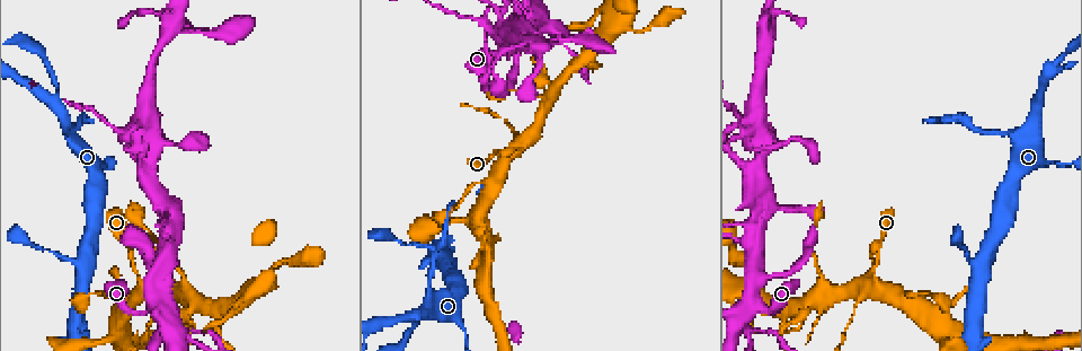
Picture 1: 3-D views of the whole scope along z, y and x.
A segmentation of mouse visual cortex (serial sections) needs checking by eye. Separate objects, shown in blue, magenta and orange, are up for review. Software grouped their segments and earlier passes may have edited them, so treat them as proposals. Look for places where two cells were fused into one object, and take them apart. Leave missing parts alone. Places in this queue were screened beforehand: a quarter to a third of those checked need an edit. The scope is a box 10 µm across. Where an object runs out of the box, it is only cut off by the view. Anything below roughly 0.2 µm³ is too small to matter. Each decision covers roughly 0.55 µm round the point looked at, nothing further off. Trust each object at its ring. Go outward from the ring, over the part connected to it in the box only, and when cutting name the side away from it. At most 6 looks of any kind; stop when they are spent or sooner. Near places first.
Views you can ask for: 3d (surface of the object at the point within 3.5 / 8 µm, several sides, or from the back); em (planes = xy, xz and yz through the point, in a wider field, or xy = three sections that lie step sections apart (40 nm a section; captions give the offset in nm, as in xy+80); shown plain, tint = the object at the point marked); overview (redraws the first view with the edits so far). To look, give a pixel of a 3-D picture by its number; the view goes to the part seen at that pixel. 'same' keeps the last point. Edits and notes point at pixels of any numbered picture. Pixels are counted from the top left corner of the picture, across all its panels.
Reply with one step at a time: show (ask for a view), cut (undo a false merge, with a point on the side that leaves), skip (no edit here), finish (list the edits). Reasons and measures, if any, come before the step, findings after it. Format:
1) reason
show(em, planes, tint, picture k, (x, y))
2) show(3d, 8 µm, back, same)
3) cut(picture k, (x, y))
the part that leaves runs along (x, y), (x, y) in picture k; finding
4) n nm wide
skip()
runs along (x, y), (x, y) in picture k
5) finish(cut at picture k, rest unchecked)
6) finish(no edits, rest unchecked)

sudden change in width
show(3d, 8 µm, picture 1, (517, 134))

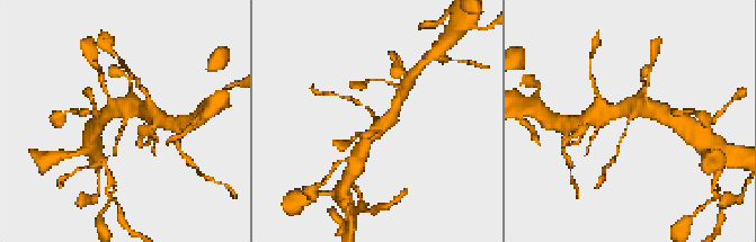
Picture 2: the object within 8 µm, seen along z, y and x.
show(em, planes, tint, same)

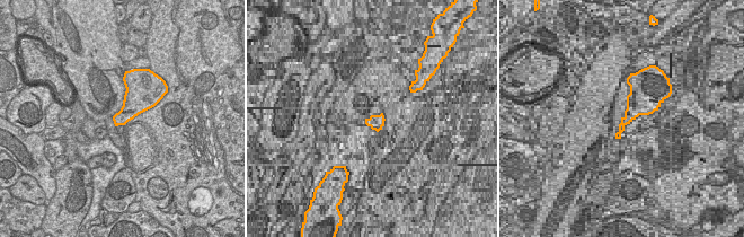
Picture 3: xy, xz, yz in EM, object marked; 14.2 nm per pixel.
skip()
runs along (648, 102), (629, 120), (619, 145) in picture 2; all the same cell

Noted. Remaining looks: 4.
thick turns thin
show(3d, 8 µm, picture 1, (758, 232))

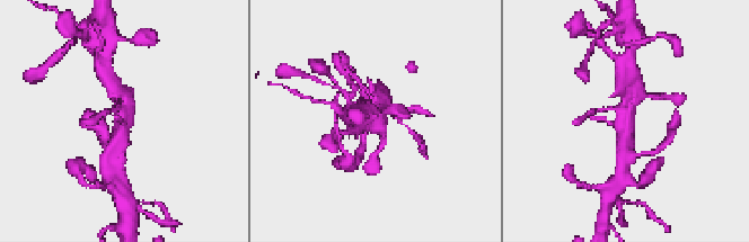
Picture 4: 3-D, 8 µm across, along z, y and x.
closer look
show(3d, 3.5 µm, same)

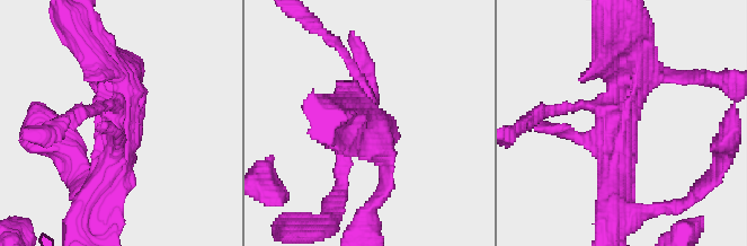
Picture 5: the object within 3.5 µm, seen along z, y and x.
show(em, xy, step 5, tint, picture 5, (624, 121))

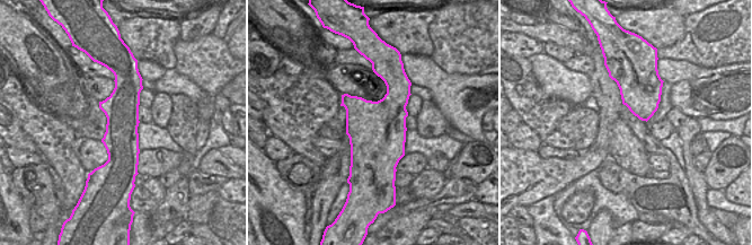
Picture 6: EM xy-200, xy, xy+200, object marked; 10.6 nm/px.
skip()
runs along (619, 191), (622, 62), (616, 52) in picture 5; continuous, no second cell

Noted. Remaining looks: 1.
finish(no edits, rest unchecked)

